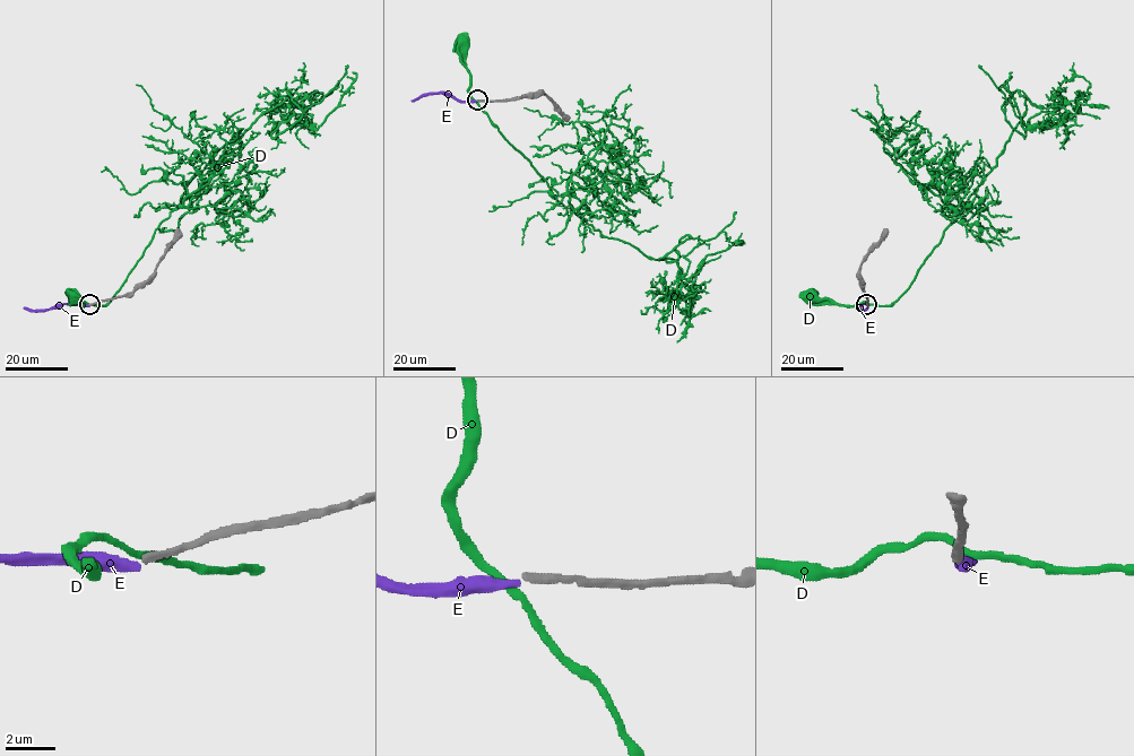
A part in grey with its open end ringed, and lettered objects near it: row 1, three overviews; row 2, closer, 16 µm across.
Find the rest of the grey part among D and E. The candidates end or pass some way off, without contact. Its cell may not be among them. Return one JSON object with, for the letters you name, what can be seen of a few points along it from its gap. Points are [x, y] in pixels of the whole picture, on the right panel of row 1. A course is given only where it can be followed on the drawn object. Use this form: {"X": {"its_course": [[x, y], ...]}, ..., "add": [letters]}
{"add": []}

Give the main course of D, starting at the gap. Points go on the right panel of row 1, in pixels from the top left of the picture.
D: (867, 303), (840, 305), (811, 295)

